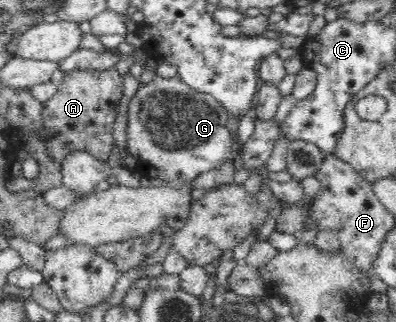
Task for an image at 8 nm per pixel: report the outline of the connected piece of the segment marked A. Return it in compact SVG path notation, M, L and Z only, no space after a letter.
M116 68L103 71L75 70L71 73L66 73L57 84L56 94L51 96L44 105L42 116L44 131L50 133L49 137L44 139L47 156L53 158L53 162L59 162L62 165L68 155L82 151L91 154L94 158L107 161L113 151L113 147L116 146L113 134L123 90L123 75L119 74Z

